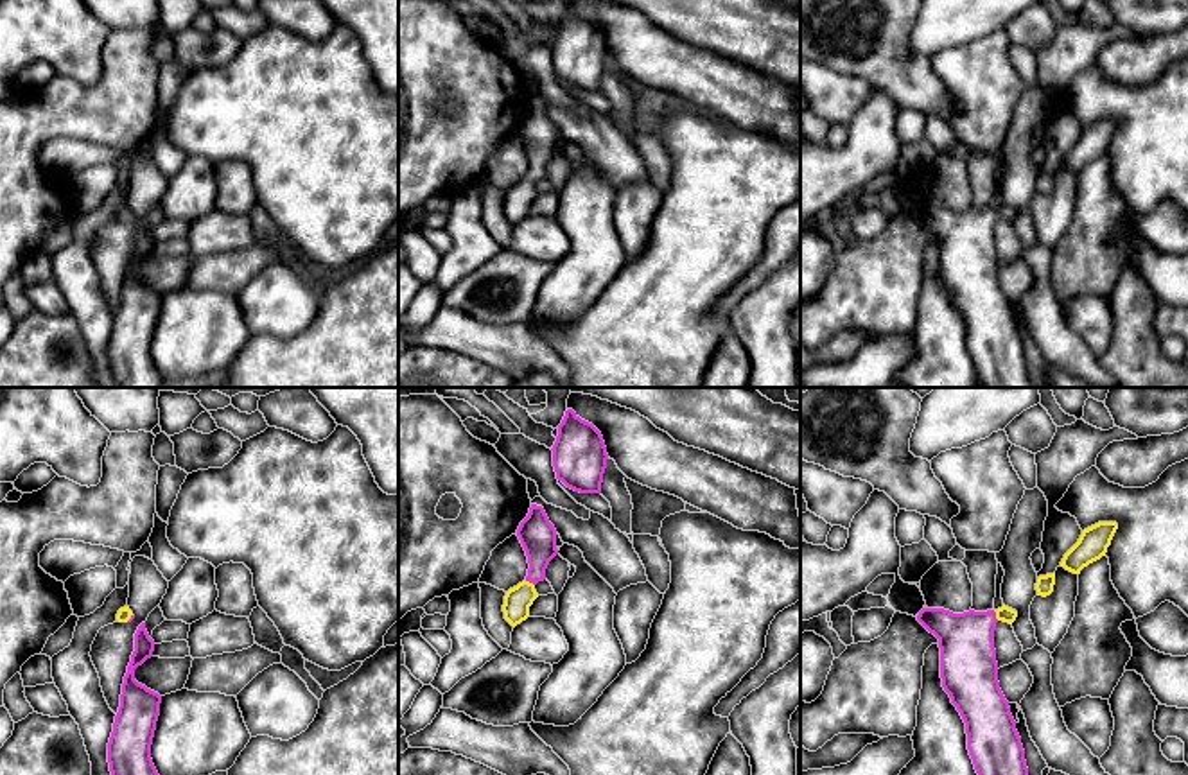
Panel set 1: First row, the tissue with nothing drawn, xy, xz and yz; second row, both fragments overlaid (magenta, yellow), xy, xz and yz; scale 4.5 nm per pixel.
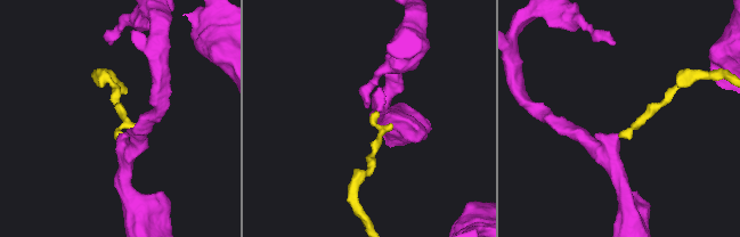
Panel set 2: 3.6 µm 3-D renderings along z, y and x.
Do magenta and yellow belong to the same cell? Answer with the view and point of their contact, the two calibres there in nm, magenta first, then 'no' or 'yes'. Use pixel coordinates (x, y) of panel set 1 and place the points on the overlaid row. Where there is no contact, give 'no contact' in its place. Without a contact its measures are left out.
yz (995, 616) | 260/70 nm | yes

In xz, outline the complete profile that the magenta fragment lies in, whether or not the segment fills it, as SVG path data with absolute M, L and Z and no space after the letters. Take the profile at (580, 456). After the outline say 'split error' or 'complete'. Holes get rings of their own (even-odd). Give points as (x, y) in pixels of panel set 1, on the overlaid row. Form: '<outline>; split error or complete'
M567 409L551 450L558 481L580 493L601 493L608 454L592 423Z; complete

